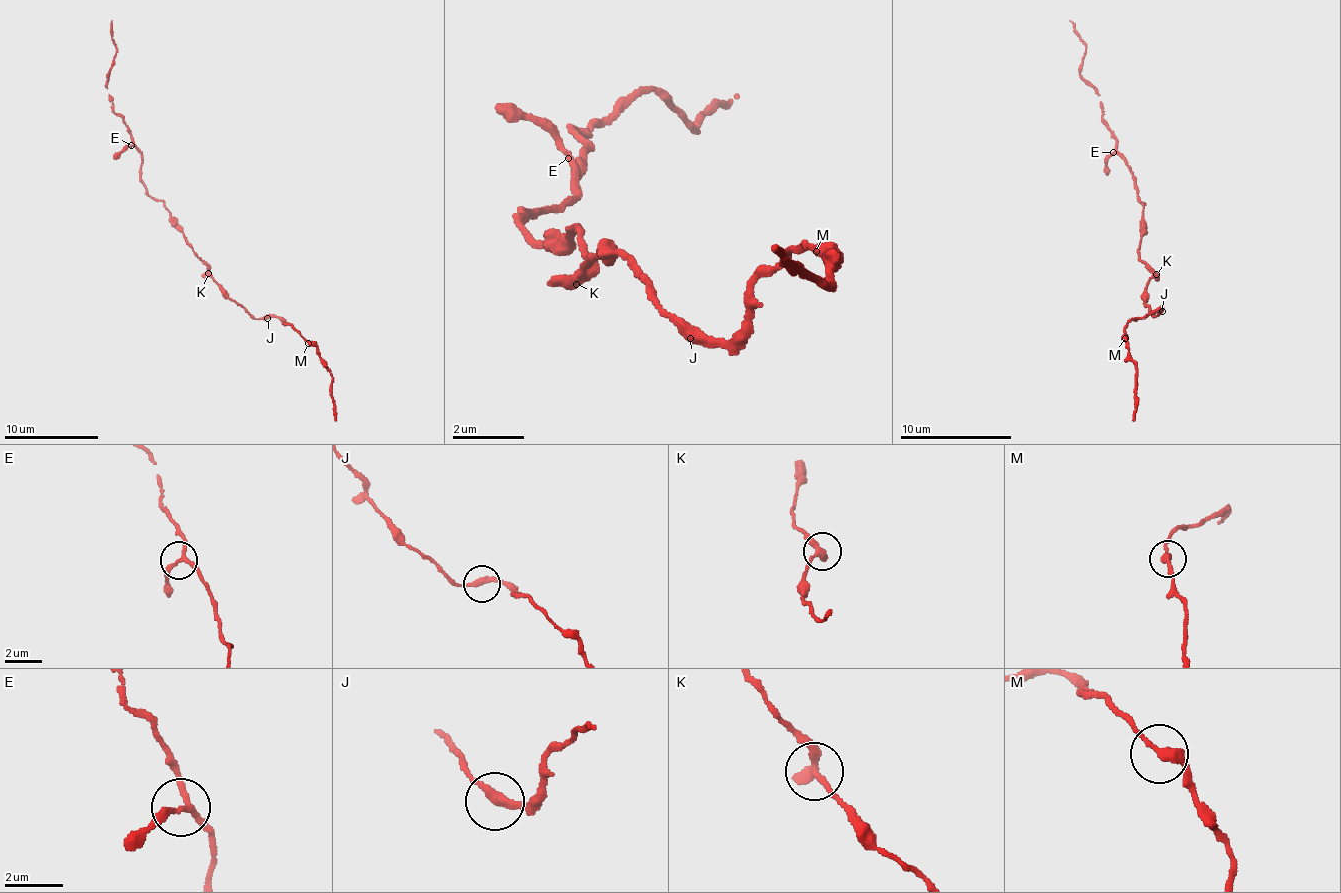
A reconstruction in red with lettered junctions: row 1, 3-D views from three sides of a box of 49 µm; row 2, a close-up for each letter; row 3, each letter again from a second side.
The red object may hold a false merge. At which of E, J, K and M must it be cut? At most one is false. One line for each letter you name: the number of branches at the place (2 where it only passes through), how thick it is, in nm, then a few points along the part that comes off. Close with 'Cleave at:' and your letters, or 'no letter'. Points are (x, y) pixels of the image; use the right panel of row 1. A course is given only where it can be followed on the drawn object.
Cleave at: no letter

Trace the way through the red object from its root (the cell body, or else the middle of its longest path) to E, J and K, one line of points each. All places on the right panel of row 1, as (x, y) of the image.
E: (1137, 252), (1145, 223), (1143, 208), (1138, 200), (1133, 172), (1127, 162), (1114, 153)
J: (1137, 252), (1152, 274), (1142, 298), (1155, 316), (1162, 311)
K: (1137, 252), (1156, 274)

